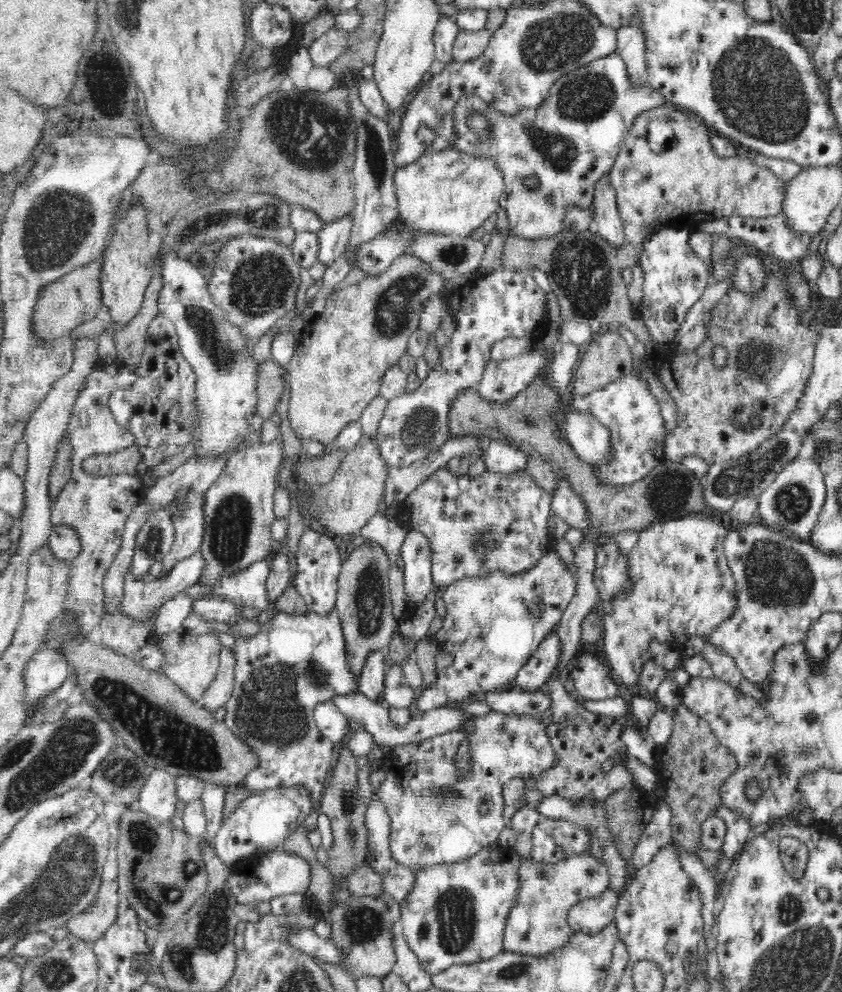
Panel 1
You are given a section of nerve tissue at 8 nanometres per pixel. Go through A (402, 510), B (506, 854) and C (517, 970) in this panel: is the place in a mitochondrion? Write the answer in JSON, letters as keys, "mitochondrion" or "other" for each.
{"A":"other","B":"other","C":"mitochondrion"}

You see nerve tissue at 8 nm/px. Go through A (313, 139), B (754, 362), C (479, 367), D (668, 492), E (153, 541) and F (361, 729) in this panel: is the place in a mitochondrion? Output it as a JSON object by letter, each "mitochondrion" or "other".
{"A":"mitochondrion","B":"mitochondrion","C":"other","D":"mitochondrion","E":"mitochondrion","F":"other"}

